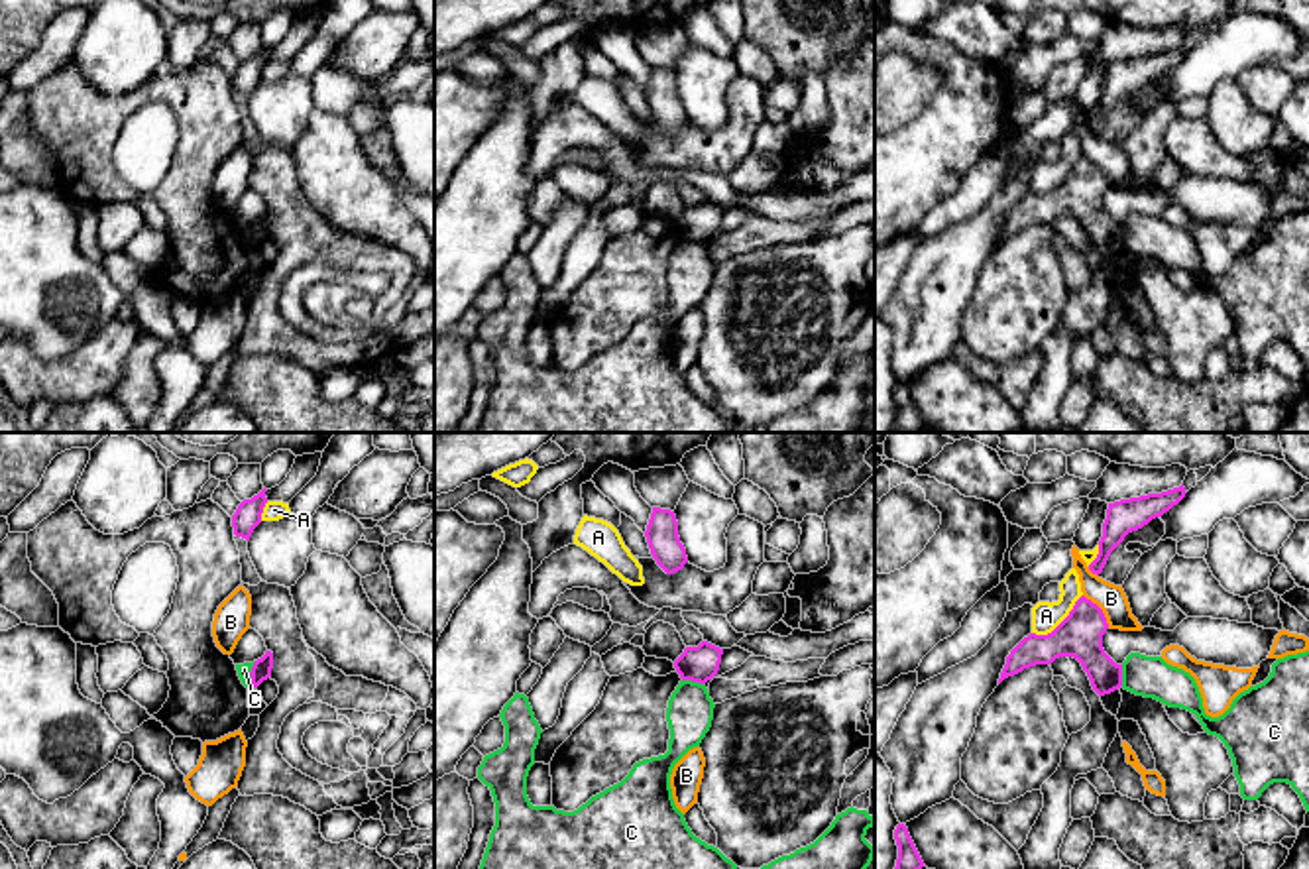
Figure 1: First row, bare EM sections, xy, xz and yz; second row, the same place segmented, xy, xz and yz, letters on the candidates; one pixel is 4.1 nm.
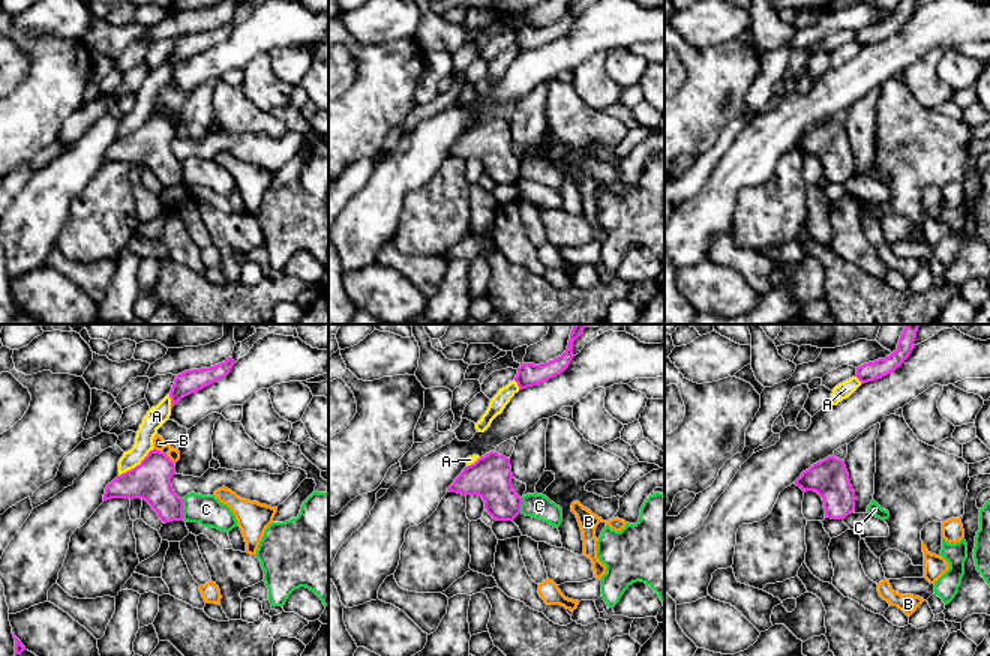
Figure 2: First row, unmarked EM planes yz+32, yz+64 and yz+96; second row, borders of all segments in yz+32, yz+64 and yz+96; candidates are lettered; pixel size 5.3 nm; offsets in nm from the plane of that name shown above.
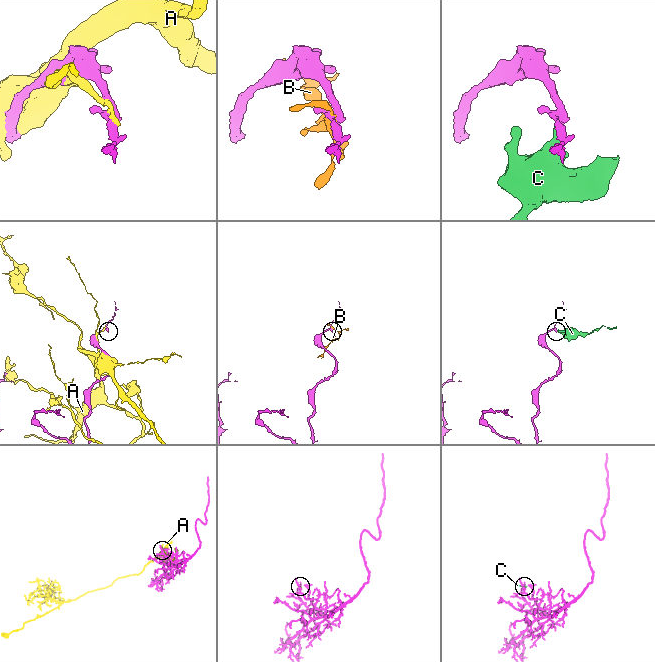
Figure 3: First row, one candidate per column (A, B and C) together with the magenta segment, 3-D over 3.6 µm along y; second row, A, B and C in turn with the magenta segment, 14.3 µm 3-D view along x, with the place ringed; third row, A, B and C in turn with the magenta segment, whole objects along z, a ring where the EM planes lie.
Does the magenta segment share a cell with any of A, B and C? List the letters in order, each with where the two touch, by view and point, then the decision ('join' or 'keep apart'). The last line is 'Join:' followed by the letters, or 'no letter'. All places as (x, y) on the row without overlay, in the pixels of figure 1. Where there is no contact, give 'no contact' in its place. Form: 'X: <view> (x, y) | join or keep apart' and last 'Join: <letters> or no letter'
A: yz (1062, 181) | keep apart
B: yz (1101, 170) | keep apart
C: xy (250, 234) | keep apart
Join: no letter

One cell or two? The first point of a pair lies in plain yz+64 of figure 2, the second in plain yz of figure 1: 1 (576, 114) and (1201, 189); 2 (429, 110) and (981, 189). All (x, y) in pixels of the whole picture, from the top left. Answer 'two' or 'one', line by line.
1: two
2: one

